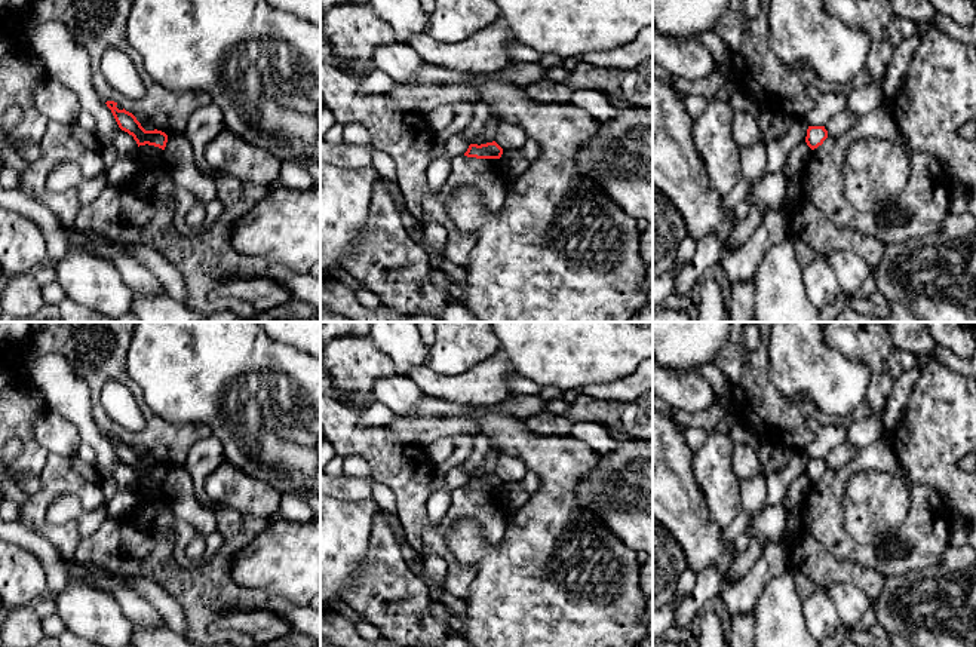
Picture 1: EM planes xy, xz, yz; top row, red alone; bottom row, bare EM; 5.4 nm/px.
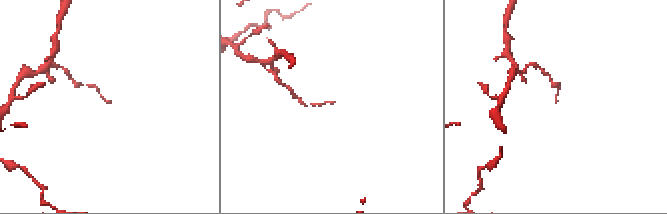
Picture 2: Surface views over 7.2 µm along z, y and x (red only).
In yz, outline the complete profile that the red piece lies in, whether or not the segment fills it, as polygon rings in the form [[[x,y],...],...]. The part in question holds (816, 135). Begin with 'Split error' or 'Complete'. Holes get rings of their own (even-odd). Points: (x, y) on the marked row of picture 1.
Complete. [[[808,126],[805,142],[811,150],[822,145],[826,138],[828,131],[825,129],[825,126]]]

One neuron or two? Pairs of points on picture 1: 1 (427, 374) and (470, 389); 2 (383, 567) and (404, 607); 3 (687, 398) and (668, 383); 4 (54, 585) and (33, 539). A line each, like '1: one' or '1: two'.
1: one
2: one
3: one
4: one

